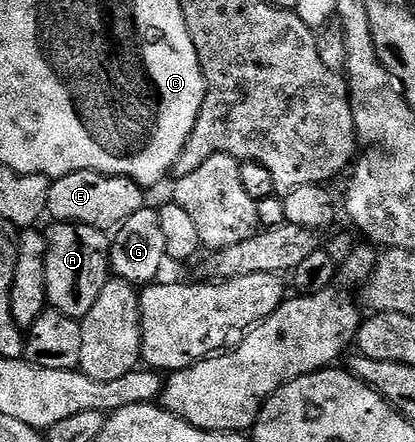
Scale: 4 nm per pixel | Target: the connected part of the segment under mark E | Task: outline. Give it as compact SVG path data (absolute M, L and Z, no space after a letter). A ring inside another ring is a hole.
M104 172L65 174L51 180L46 215L48 217L52 216L50 219L60 224L84 224L94 228L114 230L120 224L124 224L129 218L133 218L133 214L137 214L137 210L141 210L145 206L143 192L144 189L136 180L130 180L124 176L107 176Z

